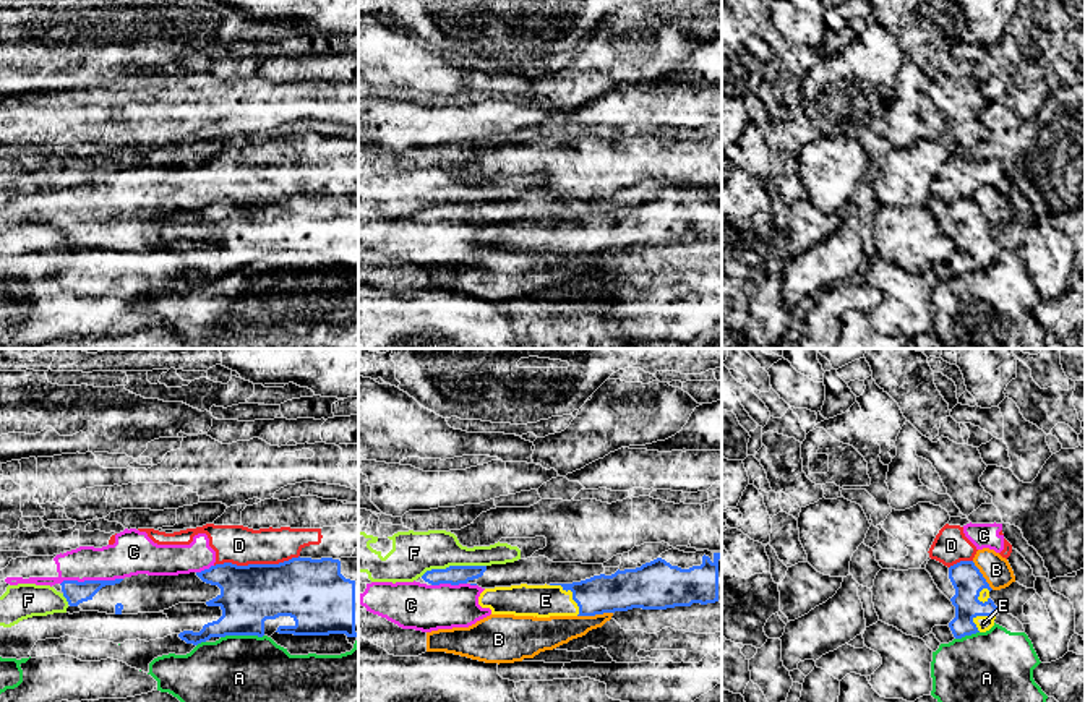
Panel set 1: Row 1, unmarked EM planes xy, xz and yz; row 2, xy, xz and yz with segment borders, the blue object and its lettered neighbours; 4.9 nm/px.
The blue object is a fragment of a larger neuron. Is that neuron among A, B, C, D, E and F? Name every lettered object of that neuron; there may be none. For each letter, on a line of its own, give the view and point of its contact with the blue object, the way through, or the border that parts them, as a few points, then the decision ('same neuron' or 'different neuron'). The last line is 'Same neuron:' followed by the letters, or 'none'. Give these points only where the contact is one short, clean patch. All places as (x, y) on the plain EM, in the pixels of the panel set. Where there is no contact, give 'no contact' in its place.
A: meets blue in xy at (242, 271); different neuron
B: meets blue in xz at (594, 252); different neuron
C: meets blue in xy at (91, 218); different neuron
D: meets blue in xy at (257, 201); border along xy (299, 192), (278, 200), (218, 200), (214, 203); different neuron
E: meets blue in xz at (573, 231); same neuron
F: meets blue in xz at (453, 203); border along xz (485, 201), (450, 201), (427, 206), (420, 213); different neuron
Same neuron: E

